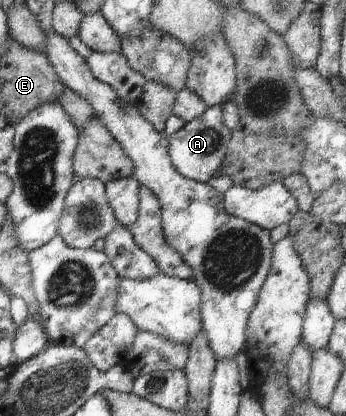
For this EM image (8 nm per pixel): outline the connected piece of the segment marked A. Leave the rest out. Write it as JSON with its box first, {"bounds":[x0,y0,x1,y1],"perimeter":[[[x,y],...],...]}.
{"bounds":[169,107,231,183],"perimeter":[[[208,107],[199,117],[187,122],[184,128],[173,132],[169,139],[169,155],[172,164],[182,176],[206,183],[217,176],[231,139],[231,130],[224,125],[222,107]]]}

